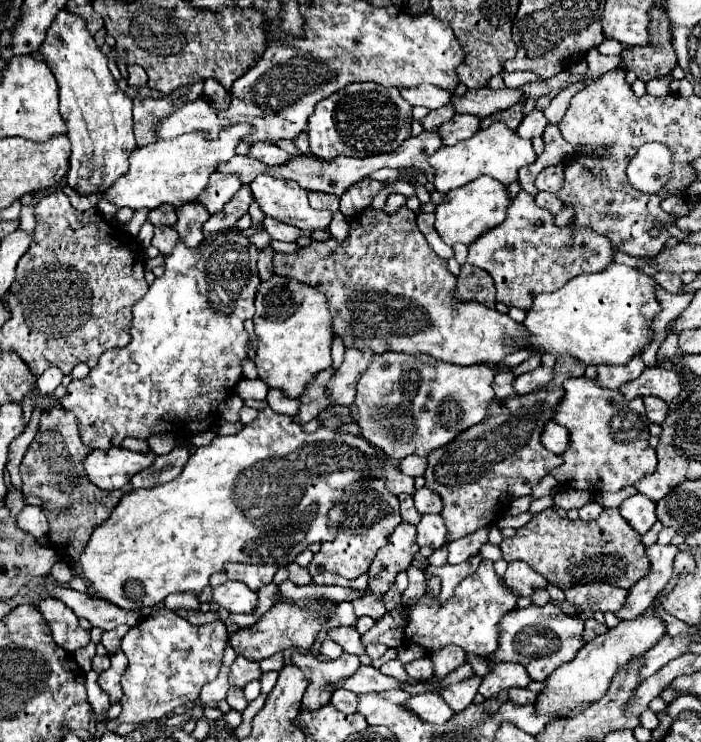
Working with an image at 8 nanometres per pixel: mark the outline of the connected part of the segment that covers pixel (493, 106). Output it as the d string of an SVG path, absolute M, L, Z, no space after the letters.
M478 89L478 91L466 91L462 97L452 95L452 103L456 107L456 113L470 113L476 117L488 117L496 111L504 111L518 103L522 99L522 89Z

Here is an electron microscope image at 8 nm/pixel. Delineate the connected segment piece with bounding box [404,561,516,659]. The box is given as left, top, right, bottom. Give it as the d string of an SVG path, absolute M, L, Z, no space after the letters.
M482 561L478 571L464 577L454 595L446 601L446 605L440 605L440 599L424 587L422 599L408 611L408 623L406 623L406 641L420 645L424 651L434 653L442 649L444 645L458 645L468 655L476 657L490 657L498 649L498 637L500 637L500 619L516 607L516 597L510 593L510 589L504 585L502 577L498 577L492 561Z

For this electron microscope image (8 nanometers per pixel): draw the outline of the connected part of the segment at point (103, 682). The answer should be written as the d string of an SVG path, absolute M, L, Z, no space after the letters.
M120 649L110 655L110 661L112 661L112 665L110 665L110 669L100 673L98 685L110 695L112 703L118 703L122 699L122 693L124 693L120 681L122 681L122 675L124 675L126 667L128 667L128 661L126 661L126 655Z

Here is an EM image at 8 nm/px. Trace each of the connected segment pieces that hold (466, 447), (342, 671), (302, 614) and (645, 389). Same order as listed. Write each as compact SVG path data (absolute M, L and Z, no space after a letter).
M562 355L558 357L554 371L554 381L548 385L554 389L540 389L520 397L516 395L508 399L494 399L490 405L490 415L482 423L466 429L466 433L460 433L450 445L444 445L442 449L428 455L428 469L424 473L426 487L442 497L444 509L440 515L447 529L446 544L434 550L428 558L430 564L446 565L447 545L450 541L496 523L506 513L512 499L528 495L532 487L542 481L542 477L562 465L562 457L550 453L542 445L540 437L546 421L554 419L554 411L562 401L562 383L570 377L582 377L586 365L576 361L576 357Z
M344 653L342 657L334 661L320 661L318 657L312 655L294 655L292 661L300 665L304 675L308 677L309 686L301 703L301 711L318 709L322 705L328 705L332 699L332 689L328 685L338 683L344 679L346 673L354 675L356 669L360 667L358 655L348 655Z
M278 601L274 603L264 615L262 619L252 625L252 627L246 627L234 635L230 635L230 645L234 647L234 651L238 655L244 655L252 661L262 661L278 651L284 651L292 645L298 645L298 647L312 647L312 641L316 639L318 631L322 629L324 623L328 623L334 613L336 613L336 603L322 603L322 605L312 605L312 607L298 607L296 603L284 603L284 601Z
M650 367L644 369L642 375L626 385L620 387L622 395L626 401L634 397L644 397L644 395L656 395L664 401L672 401L680 393L680 377L674 371L668 371L664 367Z

